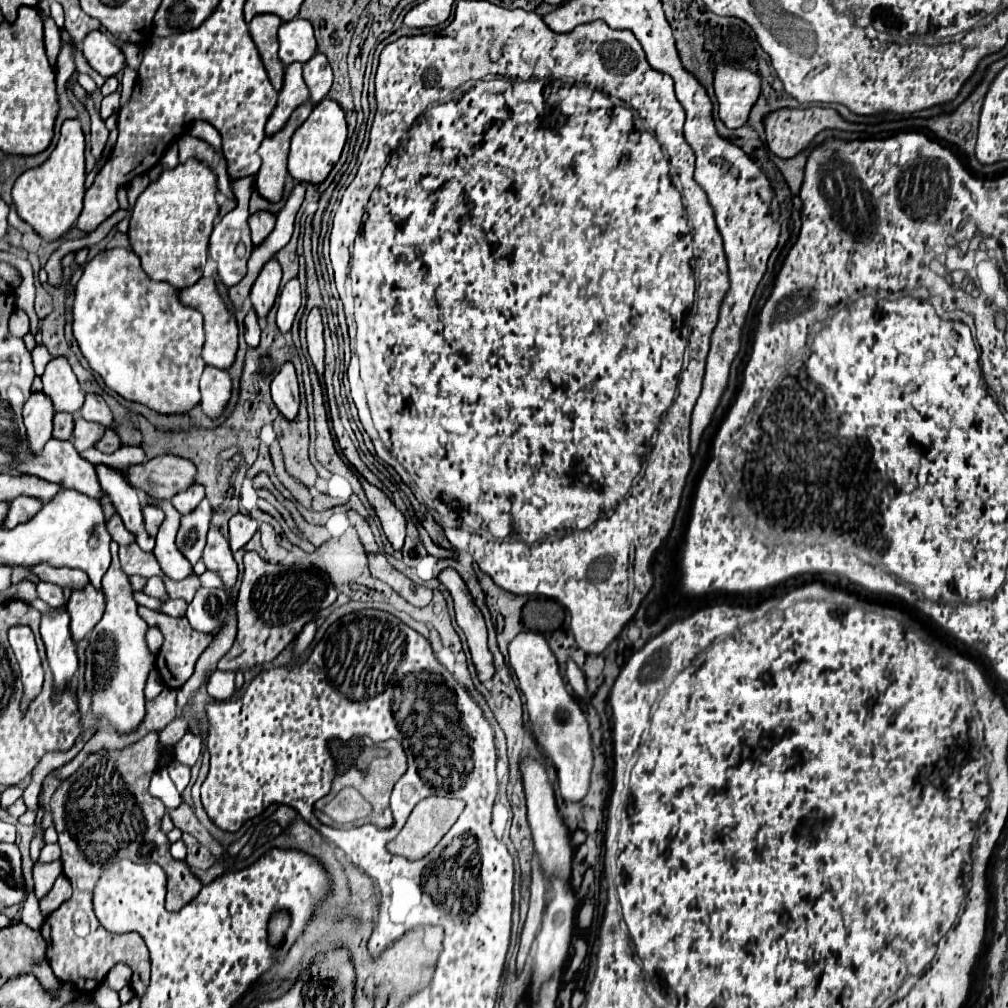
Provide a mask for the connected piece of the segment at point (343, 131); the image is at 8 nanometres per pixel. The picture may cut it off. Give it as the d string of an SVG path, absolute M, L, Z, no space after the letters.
M331 98L321 100L321 104L313 108L309 118L293 134L289 152L289 174L297 182L313 182L313 184L323 182L331 172L331 168L335 166L335 162L339 160L345 140L347 140L347 122L343 108Z

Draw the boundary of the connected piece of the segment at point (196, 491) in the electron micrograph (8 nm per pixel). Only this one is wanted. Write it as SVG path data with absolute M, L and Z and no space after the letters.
M193 484L187 490L179 492L171 502L173 506L181 512L181 514L189 514L193 508L197 508L197 504L205 498L205 488L201 488L201 484Z

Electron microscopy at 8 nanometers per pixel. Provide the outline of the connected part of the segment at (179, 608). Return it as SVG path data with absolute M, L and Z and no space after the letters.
M169 599L167 602L159 609L159 612L163 612L169 616L179 617L184 616L188 604L183 599Z

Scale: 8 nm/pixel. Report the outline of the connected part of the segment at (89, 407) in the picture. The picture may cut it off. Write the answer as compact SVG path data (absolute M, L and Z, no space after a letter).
M85 394L85 404L81 406L79 412L85 420L93 420L93 422L101 422L103 426L109 426L113 422L111 410L105 404L105 400L97 394Z

